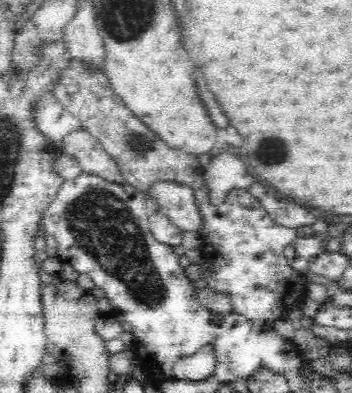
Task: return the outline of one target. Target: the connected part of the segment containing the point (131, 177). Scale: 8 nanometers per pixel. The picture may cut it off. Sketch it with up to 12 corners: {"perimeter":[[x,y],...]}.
{"perimeter":[[70,62],[53,96],[127,184],[194,190],[204,161],[167,147],[110,87]]}

